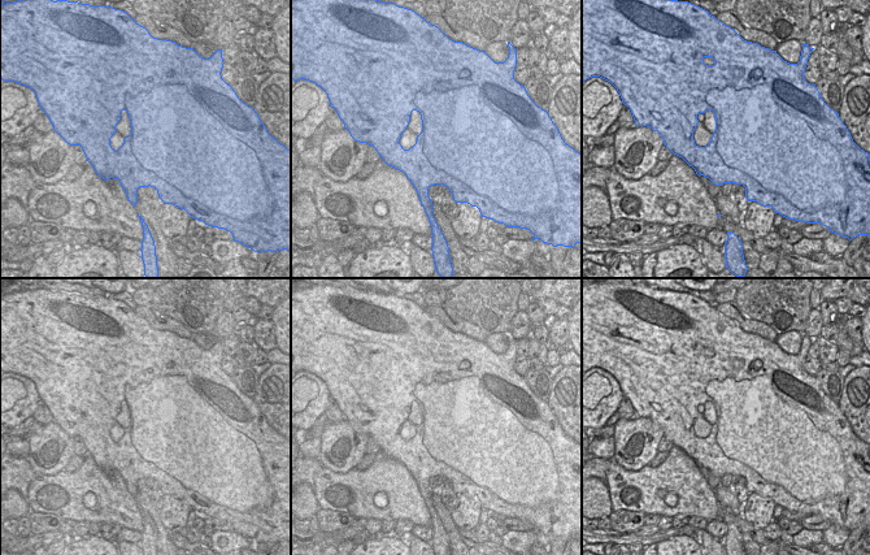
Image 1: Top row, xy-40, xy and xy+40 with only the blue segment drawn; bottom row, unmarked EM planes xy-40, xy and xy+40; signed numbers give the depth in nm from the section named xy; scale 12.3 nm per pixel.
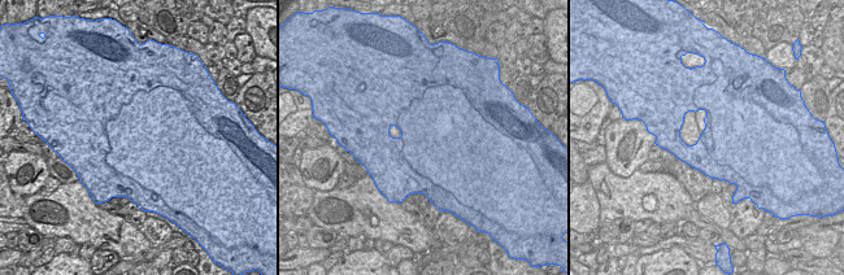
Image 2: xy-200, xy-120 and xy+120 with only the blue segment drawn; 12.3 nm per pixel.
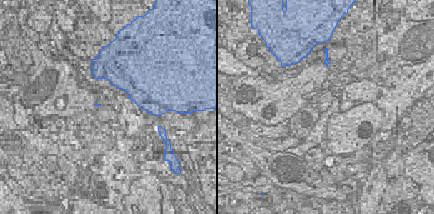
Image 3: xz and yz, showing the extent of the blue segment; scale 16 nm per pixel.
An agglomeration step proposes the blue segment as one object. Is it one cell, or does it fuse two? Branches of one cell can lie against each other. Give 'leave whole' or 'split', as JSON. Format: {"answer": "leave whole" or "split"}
{"answer": "leave whole"}

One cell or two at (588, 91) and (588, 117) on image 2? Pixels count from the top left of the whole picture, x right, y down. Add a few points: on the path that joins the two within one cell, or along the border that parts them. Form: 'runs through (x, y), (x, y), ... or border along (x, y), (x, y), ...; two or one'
runs through (588, 97), (588, 110); one

